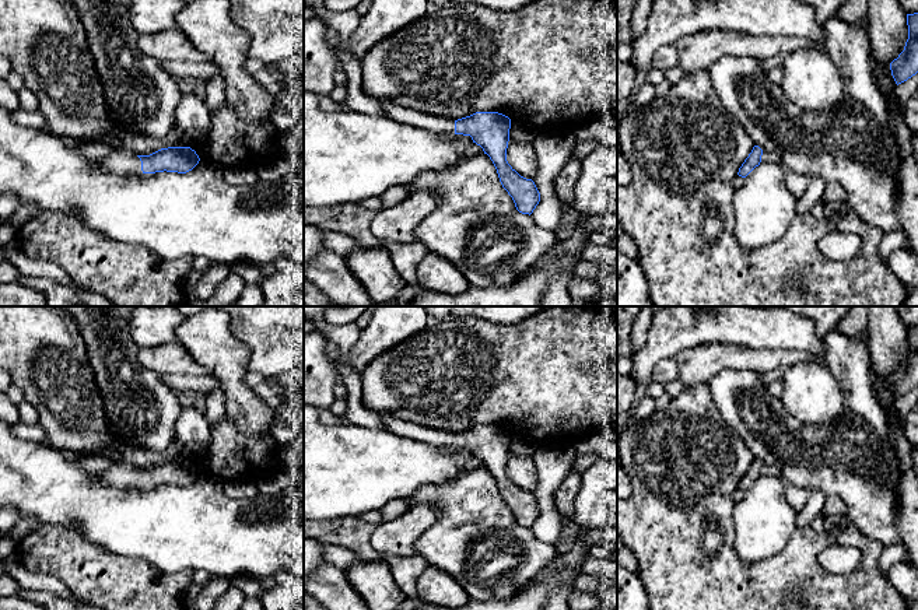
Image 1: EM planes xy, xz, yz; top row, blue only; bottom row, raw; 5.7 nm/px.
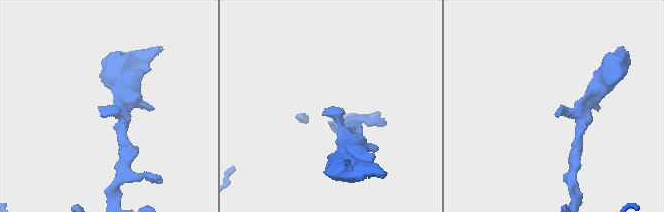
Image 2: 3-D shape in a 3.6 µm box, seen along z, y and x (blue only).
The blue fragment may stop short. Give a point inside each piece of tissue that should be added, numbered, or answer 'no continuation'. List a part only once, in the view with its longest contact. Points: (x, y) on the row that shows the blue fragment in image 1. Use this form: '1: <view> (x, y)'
1: xy (119, 162)

